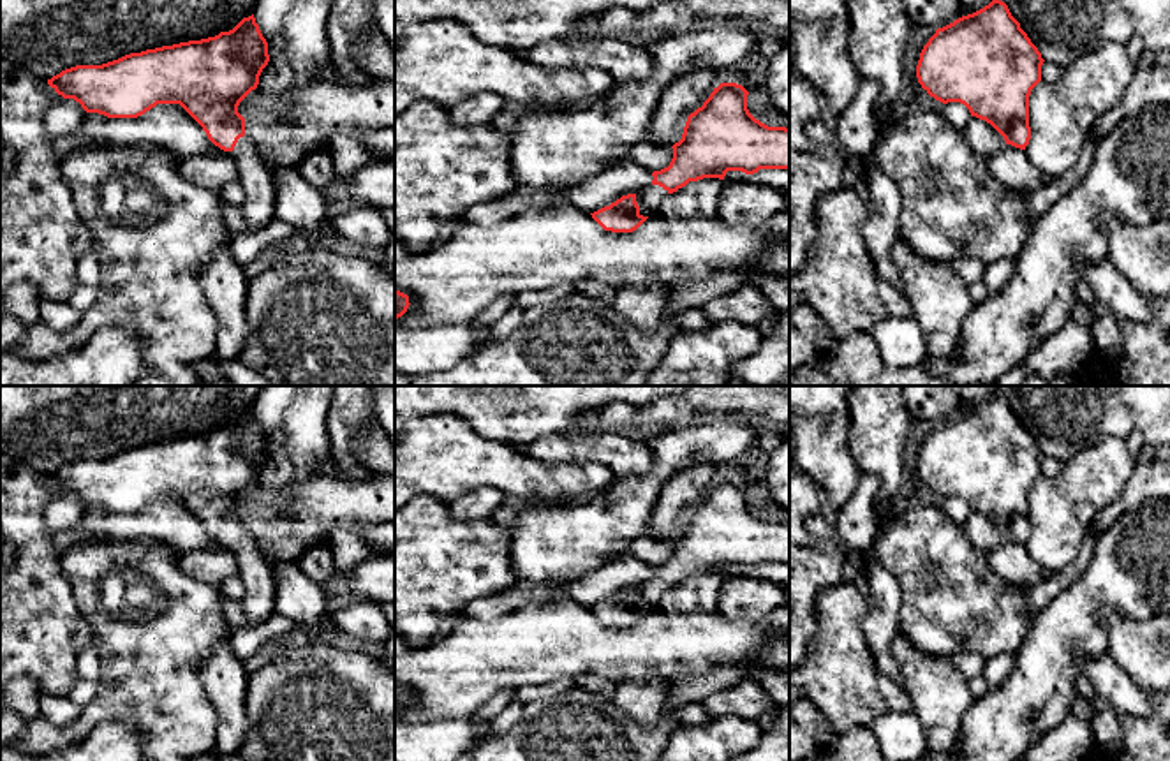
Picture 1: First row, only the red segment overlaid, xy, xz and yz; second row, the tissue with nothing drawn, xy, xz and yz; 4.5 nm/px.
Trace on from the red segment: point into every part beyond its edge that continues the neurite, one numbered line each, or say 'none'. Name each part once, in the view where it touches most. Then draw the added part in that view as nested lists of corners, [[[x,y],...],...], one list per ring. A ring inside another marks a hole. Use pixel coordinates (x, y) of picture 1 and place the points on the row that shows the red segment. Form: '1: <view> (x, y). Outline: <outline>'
1: xy (254, 175). Outline: [[[245,136],[238,139],[233,155],[238,167],[238,181],[247,194],[241,206],[247,231],[264,229],[275,218],[275,181],[271,169]]]

